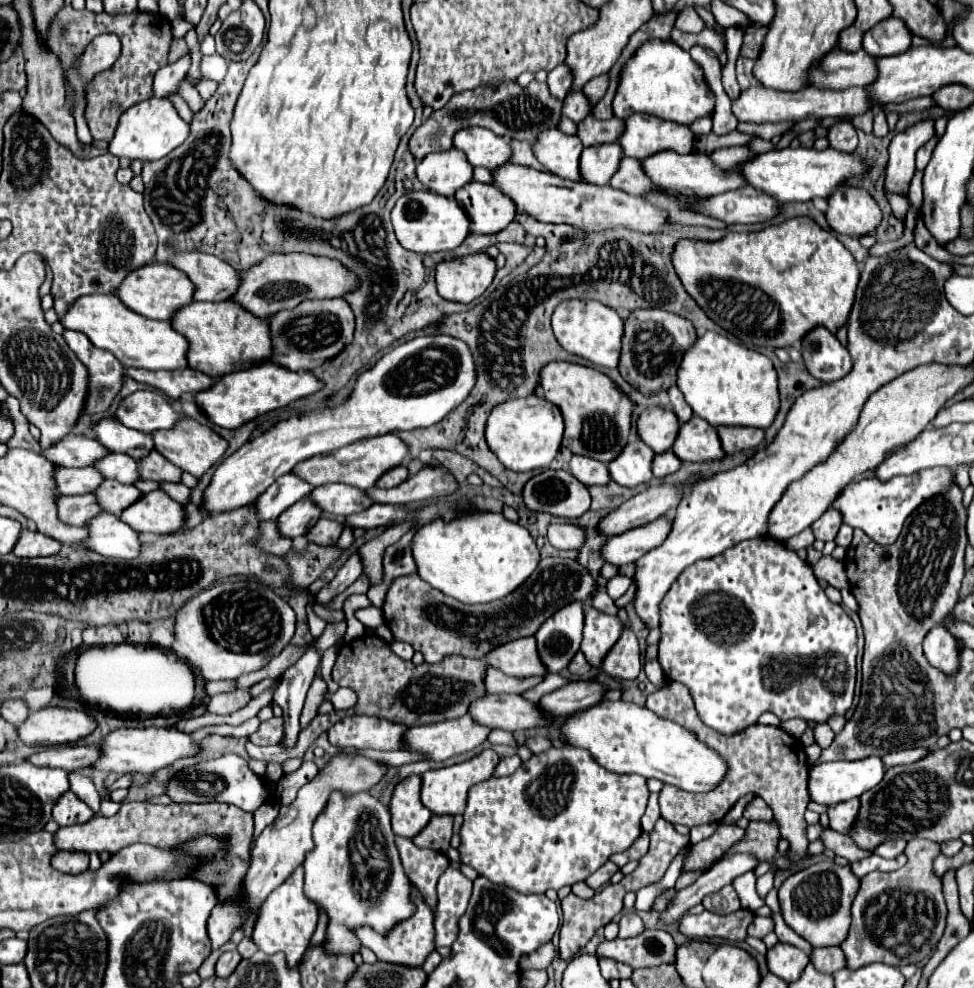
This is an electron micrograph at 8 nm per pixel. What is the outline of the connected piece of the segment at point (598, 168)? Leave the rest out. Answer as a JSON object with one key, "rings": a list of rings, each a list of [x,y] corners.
{"rings":[[[616,142],[584,148],[580,156],[582,180],[588,184],[598,184],[598,186],[608,184],[612,174],[618,170],[620,158],[622,158],[622,150]]]}

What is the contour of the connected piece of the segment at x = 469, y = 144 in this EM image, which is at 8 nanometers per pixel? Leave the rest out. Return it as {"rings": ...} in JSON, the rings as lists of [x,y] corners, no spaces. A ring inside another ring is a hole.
{"rings":[[[470,126],[456,132],[454,148],[462,150],[472,166],[494,170],[510,160],[510,144],[506,138],[492,134],[492,130]]]}

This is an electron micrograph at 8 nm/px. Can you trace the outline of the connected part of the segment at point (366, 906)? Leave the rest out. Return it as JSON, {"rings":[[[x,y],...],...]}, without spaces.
{"rings":[[[332,792],[328,806],[324,806],[320,818],[314,822],[312,834],[314,850],[310,850],[304,860],[304,892],[312,902],[326,908],[330,916],[326,932],[328,952],[352,956],[360,950],[360,942],[352,934],[352,928],[368,924],[384,934],[396,922],[414,914],[416,906],[408,898],[410,880],[404,874],[394,846],[388,804],[382,804],[370,792]]]}

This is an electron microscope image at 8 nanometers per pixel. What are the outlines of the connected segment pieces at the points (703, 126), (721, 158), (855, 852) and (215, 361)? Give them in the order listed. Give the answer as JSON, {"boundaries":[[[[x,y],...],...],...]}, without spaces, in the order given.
{"boundaries":[[[[704,116],[704,118],[698,118],[694,120],[692,124],[688,124],[688,128],[694,132],[694,136],[702,136],[702,134],[708,134],[712,130],[712,118]]],[[[734,146],[734,148],[720,148],[720,150],[714,150],[710,154],[712,162],[716,162],[716,166],[720,168],[730,168],[734,164],[740,164],[744,160],[748,160],[752,156],[752,152],[746,148],[746,146]]],[[[826,826],[826,828],[822,830],[822,834],[820,834],[820,842],[824,844],[826,850],[836,852],[836,856],[846,858],[848,862],[856,862],[856,860],[862,860],[862,858],[870,856],[870,852],[860,850],[860,848],[852,842],[850,836],[846,836],[846,834],[838,834],[838,832],[832,830],[830,826]]],[[[192,302],[192,306],[184,306],[172,318],[172,324],[178,332],[182,332],[188,342],[188,364],[194,370],[200,370],[212,378],[222,378],[224,374],[246,370],[258,362],[266,362],[272,358],[272,336],[268,330],[266,318],[256,318],[248,314],[236,302]]]]}

